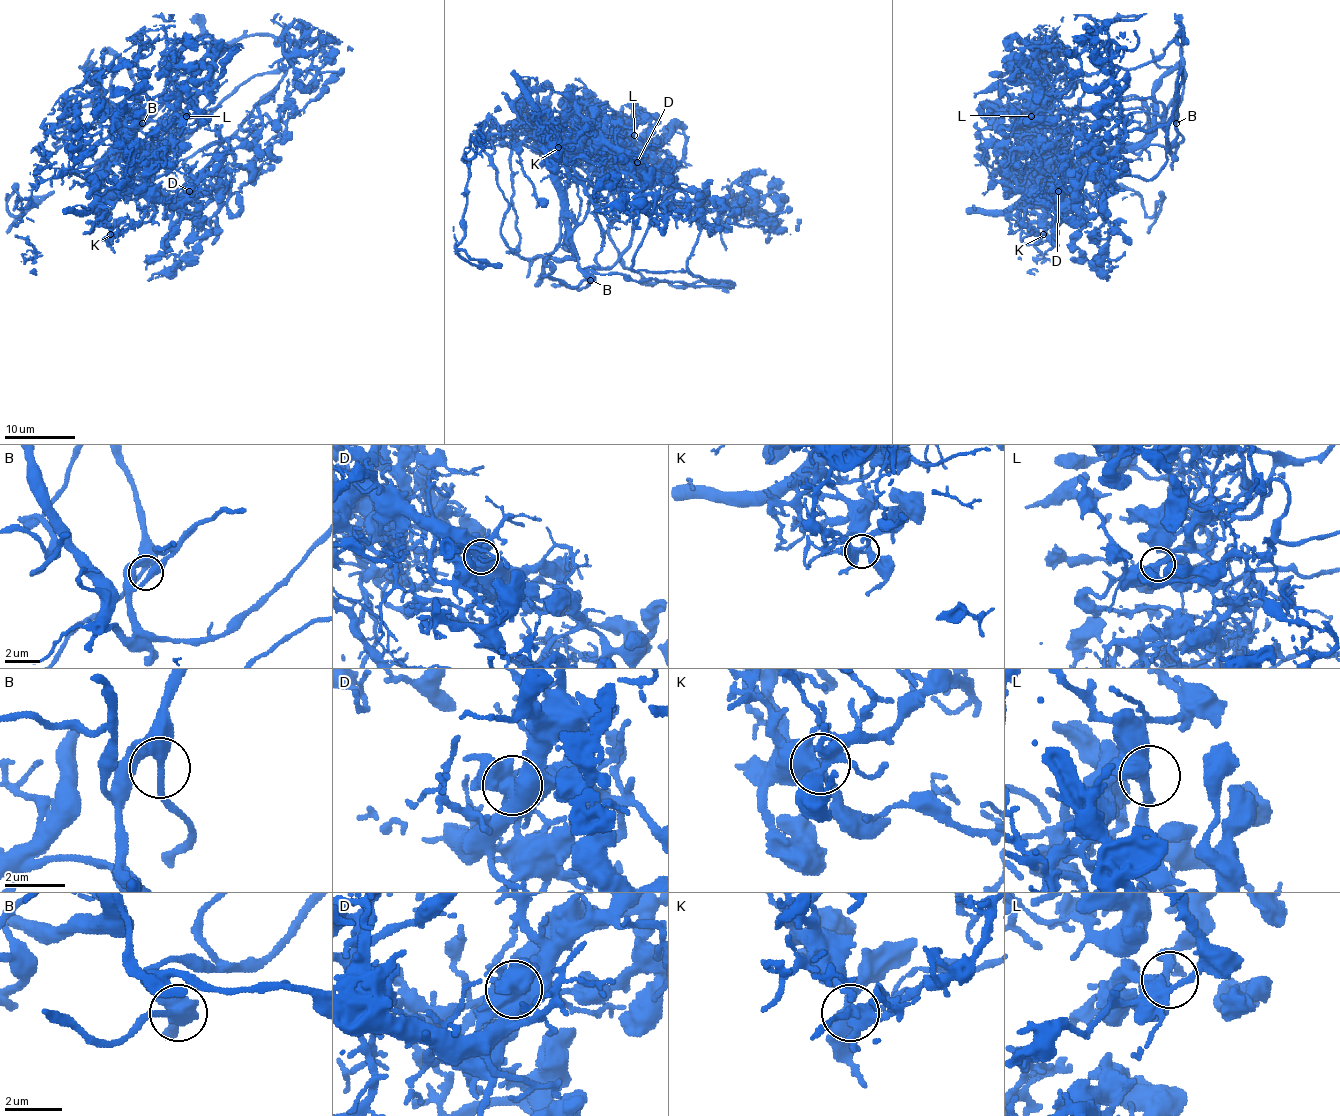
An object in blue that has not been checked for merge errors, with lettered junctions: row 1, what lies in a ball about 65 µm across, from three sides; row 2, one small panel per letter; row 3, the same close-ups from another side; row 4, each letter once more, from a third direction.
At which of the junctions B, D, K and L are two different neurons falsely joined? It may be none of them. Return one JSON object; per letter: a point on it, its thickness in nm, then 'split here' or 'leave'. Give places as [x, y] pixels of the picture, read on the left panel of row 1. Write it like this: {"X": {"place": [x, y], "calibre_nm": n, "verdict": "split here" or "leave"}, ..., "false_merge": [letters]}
{"B": {"place": [142, 123], "calibre_nm": 340, "verdict": "leave"}, "D": {"place": [189, 191], "calibre_nm": 650, "verdict": "split here"}, "K": {"place": [110, 234], "calibre_nm": 400, "verdict": "leave"}, "L": {"place": [186, 116], "calibre_nm": 400, "verdict": "leave"}, "false_merge": ["D"]}

